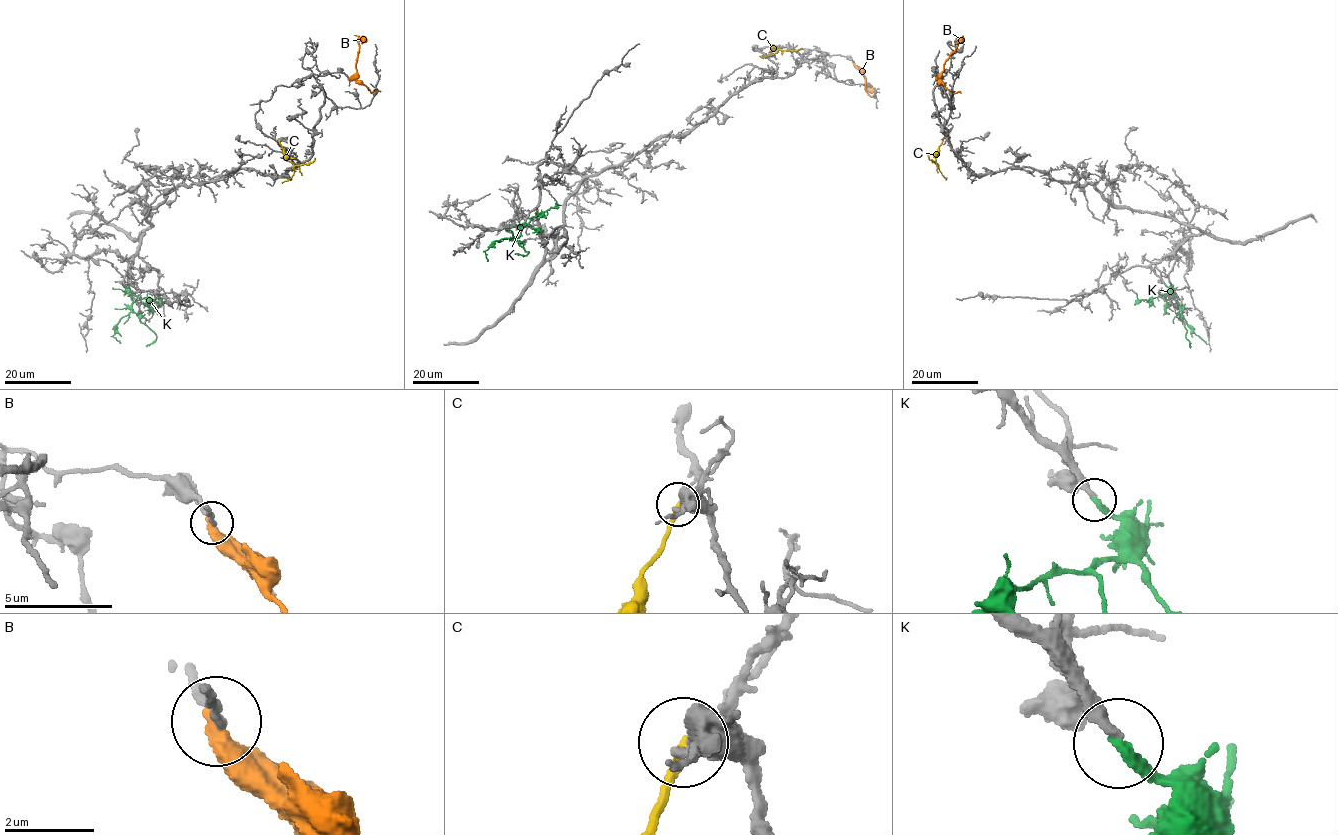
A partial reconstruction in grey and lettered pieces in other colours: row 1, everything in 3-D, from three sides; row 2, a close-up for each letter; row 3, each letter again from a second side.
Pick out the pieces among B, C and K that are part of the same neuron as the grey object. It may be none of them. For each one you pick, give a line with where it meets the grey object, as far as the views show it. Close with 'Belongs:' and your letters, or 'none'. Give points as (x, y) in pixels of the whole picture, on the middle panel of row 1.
K: meets grey at (525, 222)
Belongs: K

